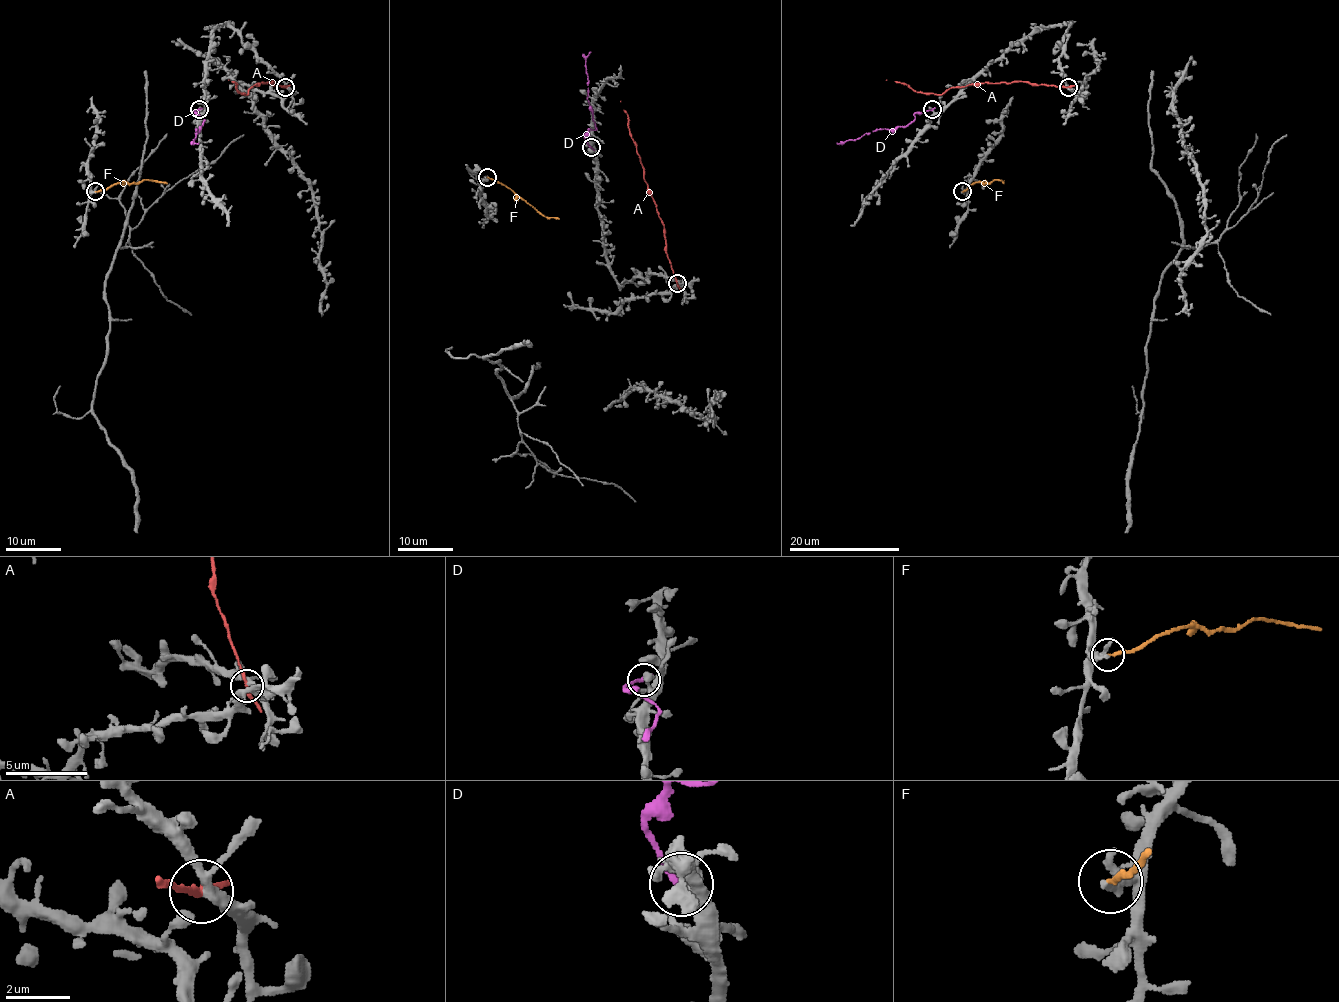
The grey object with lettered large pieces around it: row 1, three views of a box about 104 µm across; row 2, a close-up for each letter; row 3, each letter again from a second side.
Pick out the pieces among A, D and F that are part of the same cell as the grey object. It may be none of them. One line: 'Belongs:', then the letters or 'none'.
Belongs: none

